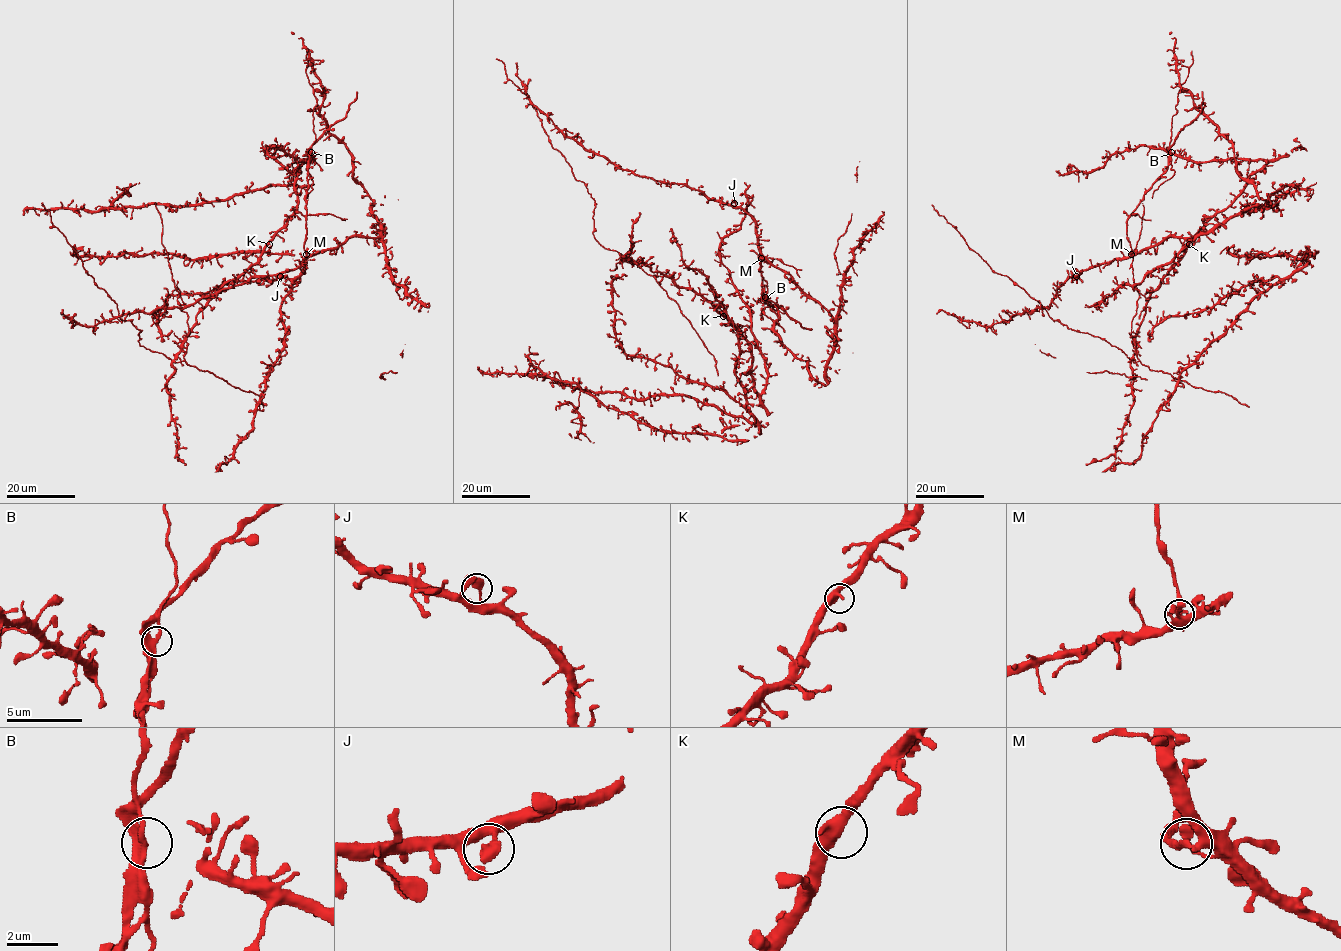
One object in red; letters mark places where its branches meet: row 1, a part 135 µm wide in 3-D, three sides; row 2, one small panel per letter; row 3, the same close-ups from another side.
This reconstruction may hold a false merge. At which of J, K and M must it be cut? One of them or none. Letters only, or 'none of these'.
M

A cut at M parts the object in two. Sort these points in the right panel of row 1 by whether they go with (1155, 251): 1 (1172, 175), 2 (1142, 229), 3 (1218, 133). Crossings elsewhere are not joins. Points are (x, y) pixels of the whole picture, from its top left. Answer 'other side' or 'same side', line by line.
1: other side
2: same side
3: same side

